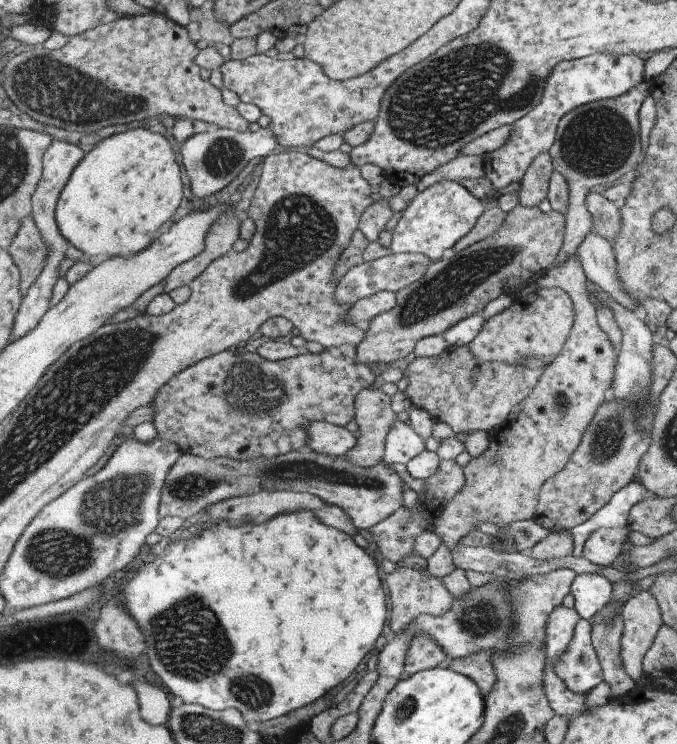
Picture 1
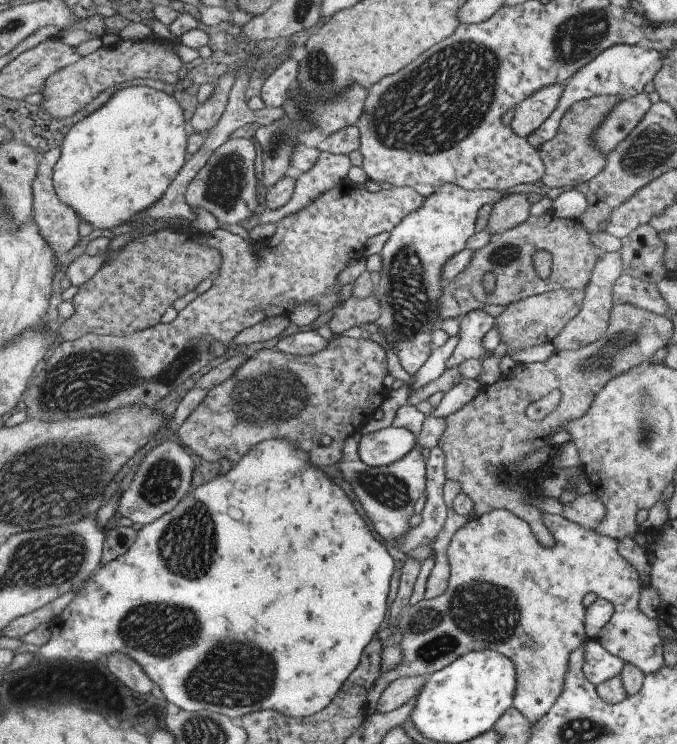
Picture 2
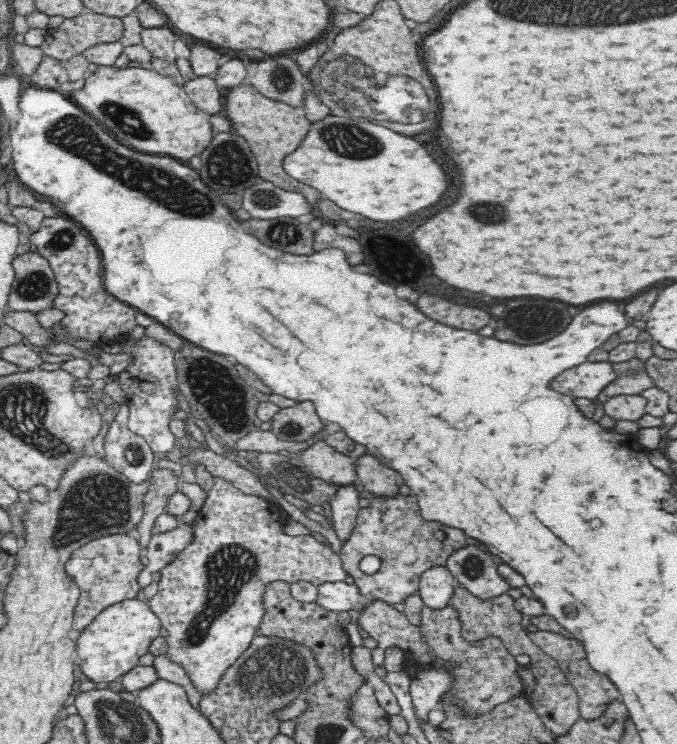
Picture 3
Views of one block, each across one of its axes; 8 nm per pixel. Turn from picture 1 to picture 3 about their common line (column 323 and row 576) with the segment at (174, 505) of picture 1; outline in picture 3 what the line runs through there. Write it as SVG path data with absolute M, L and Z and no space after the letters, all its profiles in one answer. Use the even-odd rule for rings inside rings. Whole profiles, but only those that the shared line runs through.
M467 545L448 557L446 567L457 585L469 590L476 598L499 597L509 589L506 580L498 573L492 556L473 545Z

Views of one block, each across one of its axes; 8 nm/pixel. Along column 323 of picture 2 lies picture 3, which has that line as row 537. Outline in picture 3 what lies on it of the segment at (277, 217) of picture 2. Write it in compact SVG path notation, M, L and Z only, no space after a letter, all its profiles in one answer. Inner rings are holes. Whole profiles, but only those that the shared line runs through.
M181 523L169 531L153 535L146 548L148 563L137 580L142 589L152 582L152 573L158 574L160 568L164 568L166 564L172 562L194 540L193 525L185 523Z

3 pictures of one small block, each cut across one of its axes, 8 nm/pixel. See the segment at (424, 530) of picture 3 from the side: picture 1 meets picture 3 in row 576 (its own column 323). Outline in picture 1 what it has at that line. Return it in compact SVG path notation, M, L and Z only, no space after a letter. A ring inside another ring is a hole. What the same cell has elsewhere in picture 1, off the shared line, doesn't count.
M343 345L340 346L339 348L337 347L330 347L330 348L325 348L323 352L320 354L311 354L305 351L302 351L301 354L298 357L293 357L290 359L285 359L282 361L270 361L267 360L265 357L262 357L259 353L246 353L246 352L239 352L239 351L233 351L233 350L226 350L225 352L219 353L218 355L211 355L209 358L203 359L202 361L199 361L197 364L194 364L193 367L189 368L184 368L182 372L180 372L179 375L175 375L173 379L170 380L169 383L165 384L163 386L162 390L158 392L158 395L154 398L154 401L152 404L149 404L147 406L152 406L154 409L154 419L152 420L151 423L155 425L155 428L158 430L158 434L161 435L163 438L166 438L168 441L173 441L179 444L179 446L182 448L182 452L184 453L191 453L191 454L196 454L197 456L202 456L205 457L206 459L218 459L221 457L229 457L235 460L249 460L249 459L255 459L259 457L274 457L277 455L284 455L285 453L291 452L291 451L296 451L301 448L305 448L305 446L308 446L308 432L306 431L306 428L313 422L315 421L327 421L327 422L332 422L333 424L336 424L337 426L343 427L345 424L349 424L351 420L354 420L355 413L356 413L356 404L357 404L357 398L361 392L365 389L369 389L369 386L375 382L375 379L379 378L379 376L375 376L373 374L373 371L375 372L377 369L375 368L373 370L374 366L371 365L366 365L366 364L361 364L358 362L357 358L357 345Z

